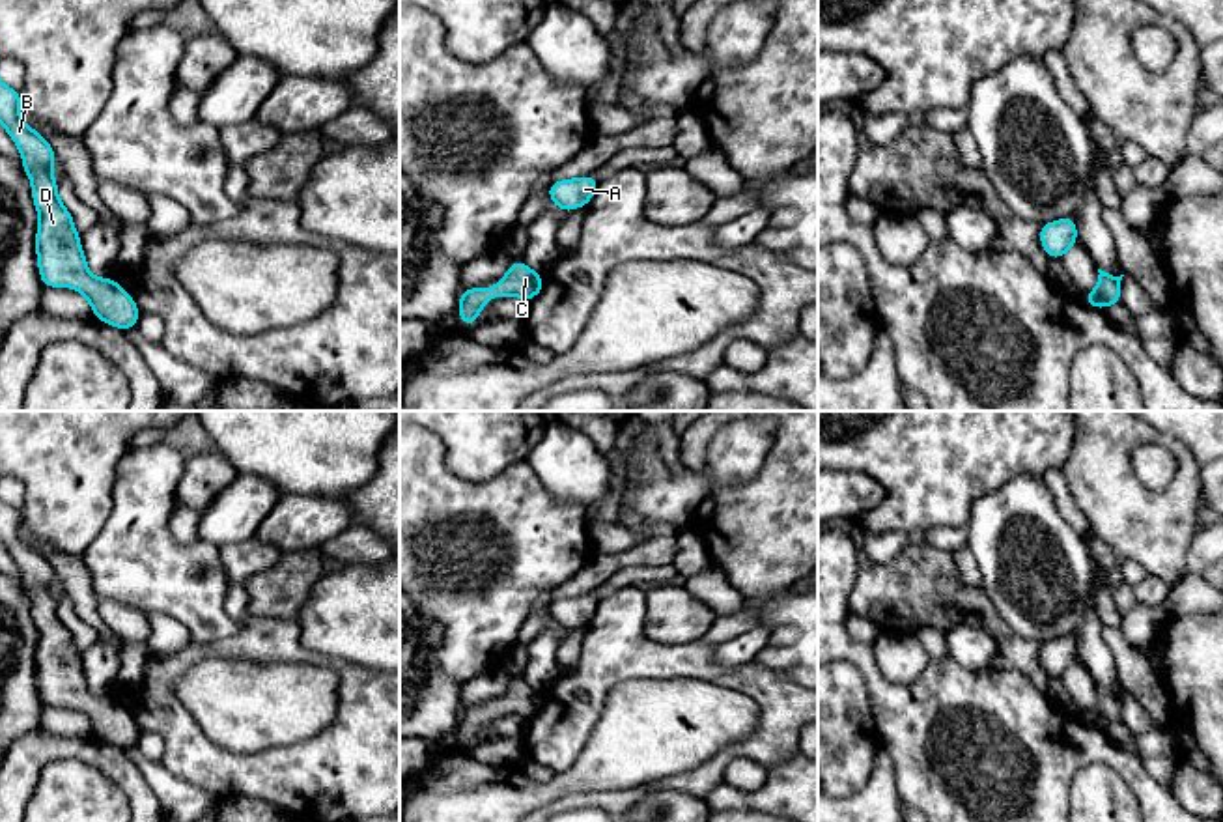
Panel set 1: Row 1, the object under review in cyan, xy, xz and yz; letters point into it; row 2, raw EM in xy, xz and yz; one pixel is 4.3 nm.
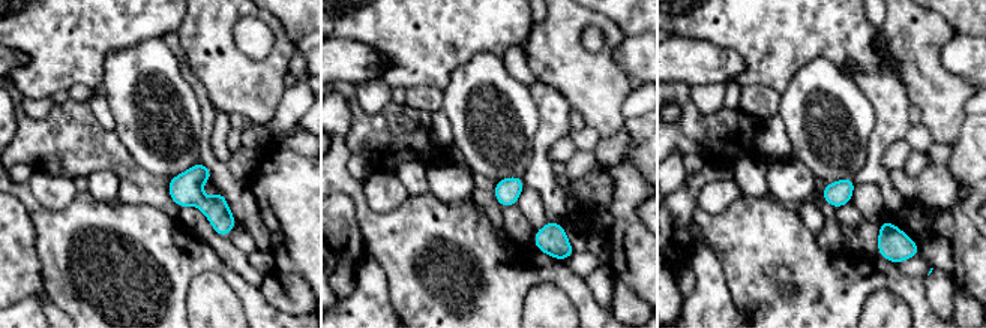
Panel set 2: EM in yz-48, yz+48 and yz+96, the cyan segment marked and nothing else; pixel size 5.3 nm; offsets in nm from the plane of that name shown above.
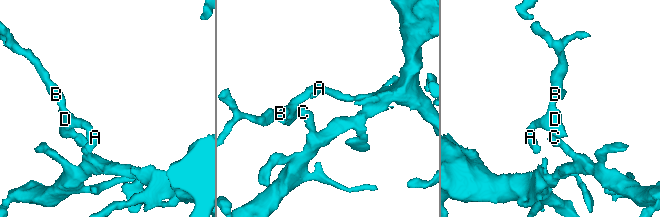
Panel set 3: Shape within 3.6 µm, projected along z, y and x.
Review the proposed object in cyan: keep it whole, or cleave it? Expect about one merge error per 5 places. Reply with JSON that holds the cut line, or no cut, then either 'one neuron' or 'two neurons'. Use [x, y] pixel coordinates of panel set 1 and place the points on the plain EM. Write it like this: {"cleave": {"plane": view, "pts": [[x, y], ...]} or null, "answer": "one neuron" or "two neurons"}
{"cleave": null, "answer": "one neuron"}

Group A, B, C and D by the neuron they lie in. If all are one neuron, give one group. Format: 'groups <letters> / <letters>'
groups A B C D

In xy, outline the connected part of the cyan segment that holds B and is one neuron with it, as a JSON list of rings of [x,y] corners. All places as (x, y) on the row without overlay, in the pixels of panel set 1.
[[[0,499],[0,544],[22,574],[22,587],[32,602],[32,620],[39,633],[35,673],[43,704],[75,706],[88,717],[97,738],[121,749],[134,747],[140,736],[134,717],[114,695],[91,695],[73,633],[58,616],[58,600],[52,594],[56,572],[49,559],[21,538],[21,521],[21,510]]]

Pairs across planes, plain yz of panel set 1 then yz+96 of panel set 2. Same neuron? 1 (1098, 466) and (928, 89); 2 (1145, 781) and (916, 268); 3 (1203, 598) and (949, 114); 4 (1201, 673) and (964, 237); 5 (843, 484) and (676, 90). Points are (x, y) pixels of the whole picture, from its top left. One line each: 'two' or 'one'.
1: one
2: two
3: two
4: one
5: two

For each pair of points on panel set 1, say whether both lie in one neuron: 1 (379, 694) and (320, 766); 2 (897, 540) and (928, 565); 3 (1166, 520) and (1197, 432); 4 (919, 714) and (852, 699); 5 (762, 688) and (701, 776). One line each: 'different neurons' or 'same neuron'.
1: same neuron
2: different neurons
3: different neurons
4: different neurons
5: same neuron

